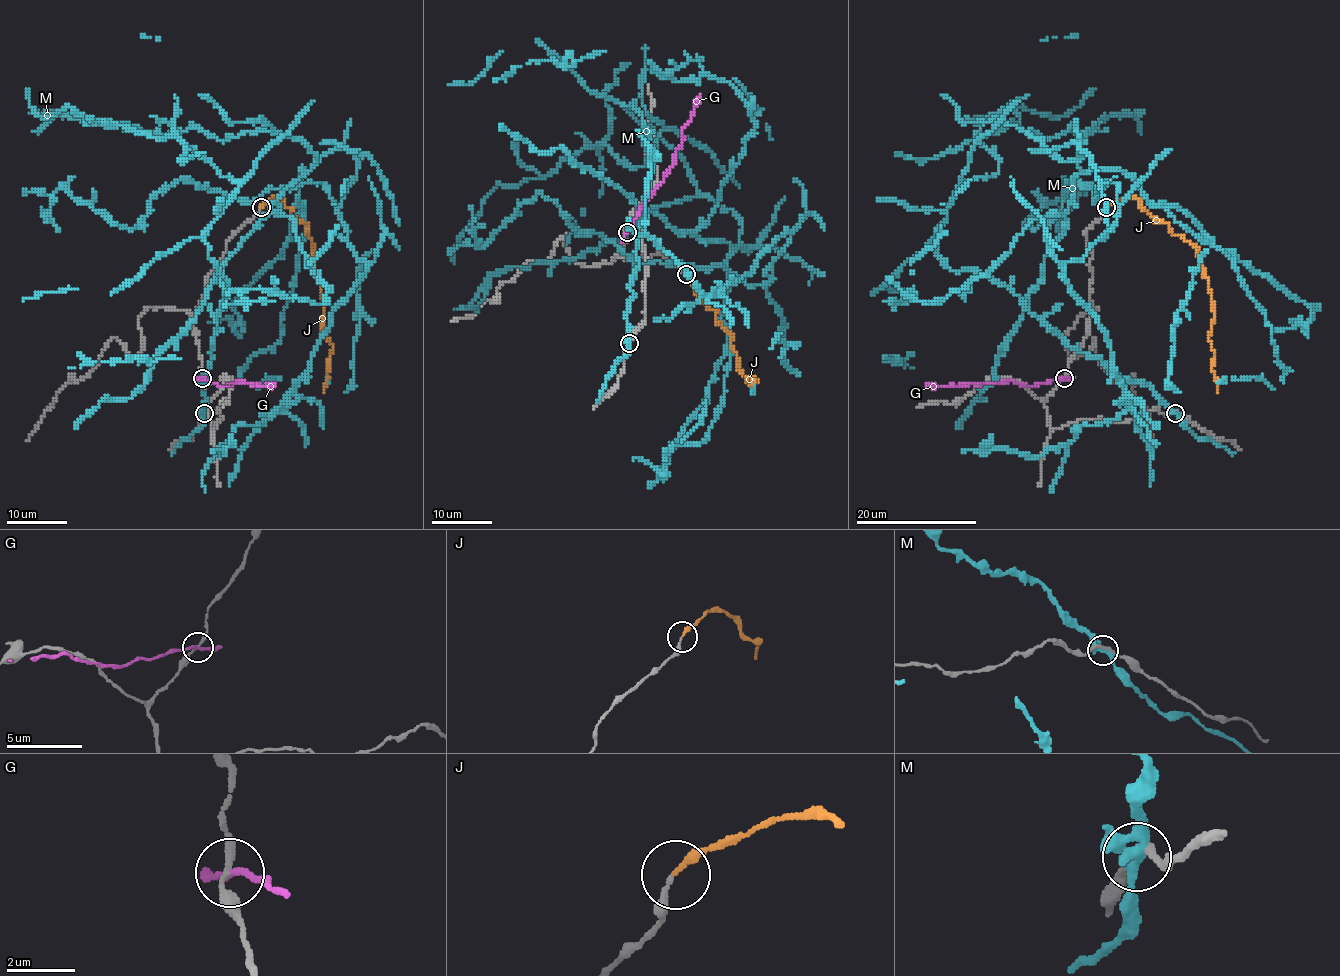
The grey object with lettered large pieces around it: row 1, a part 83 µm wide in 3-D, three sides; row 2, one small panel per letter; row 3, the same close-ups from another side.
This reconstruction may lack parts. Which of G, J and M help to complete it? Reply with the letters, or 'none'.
J

